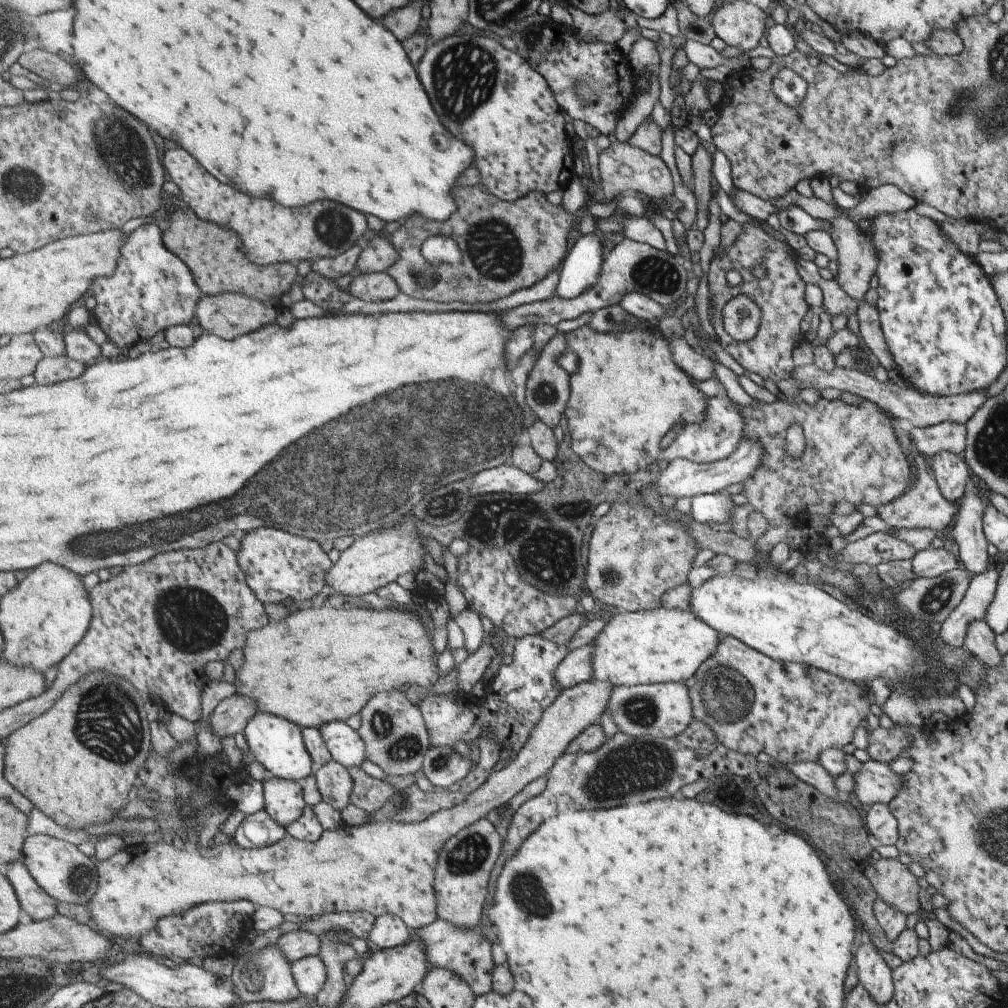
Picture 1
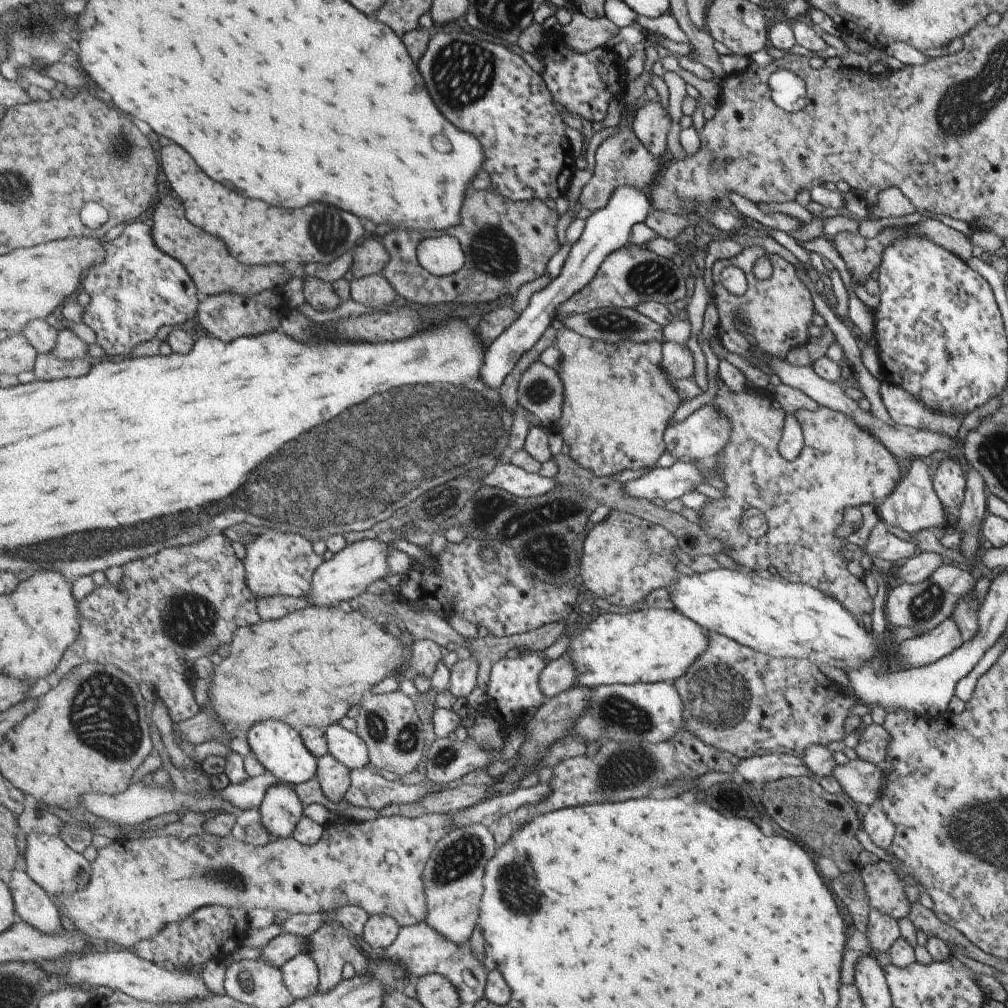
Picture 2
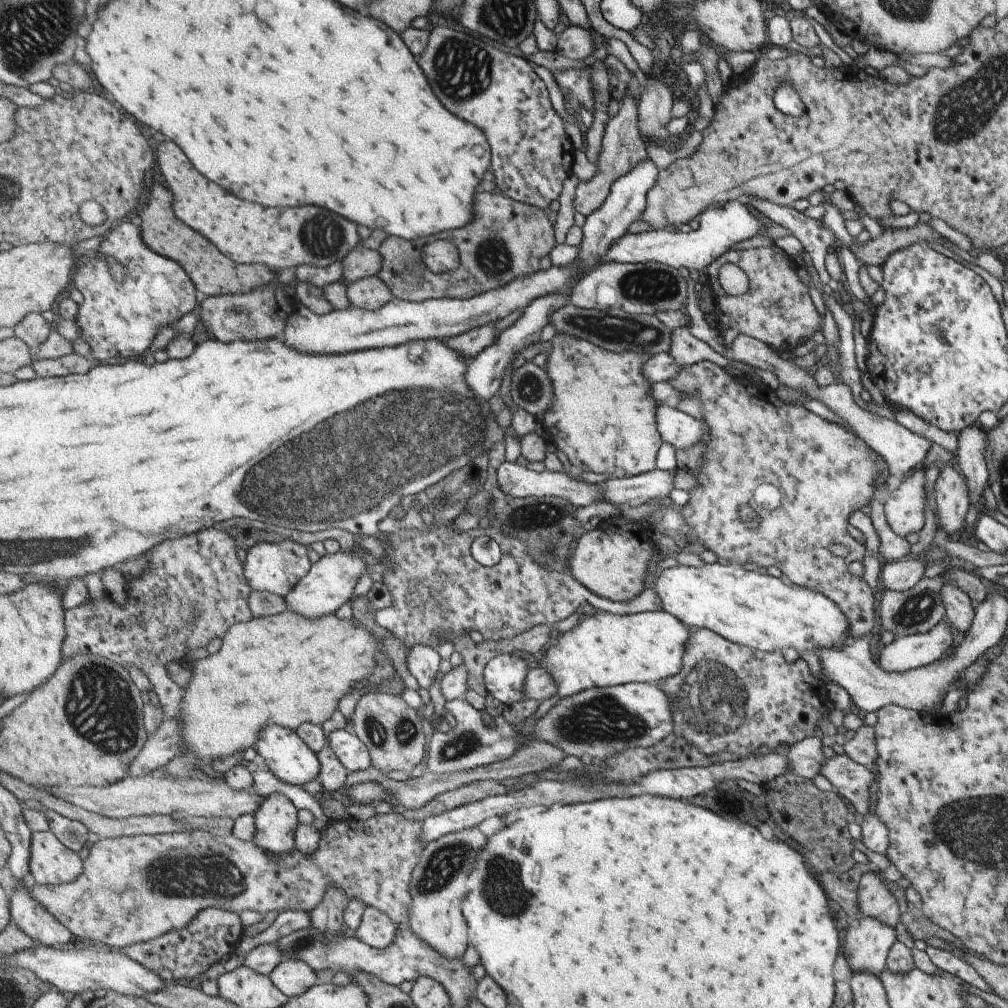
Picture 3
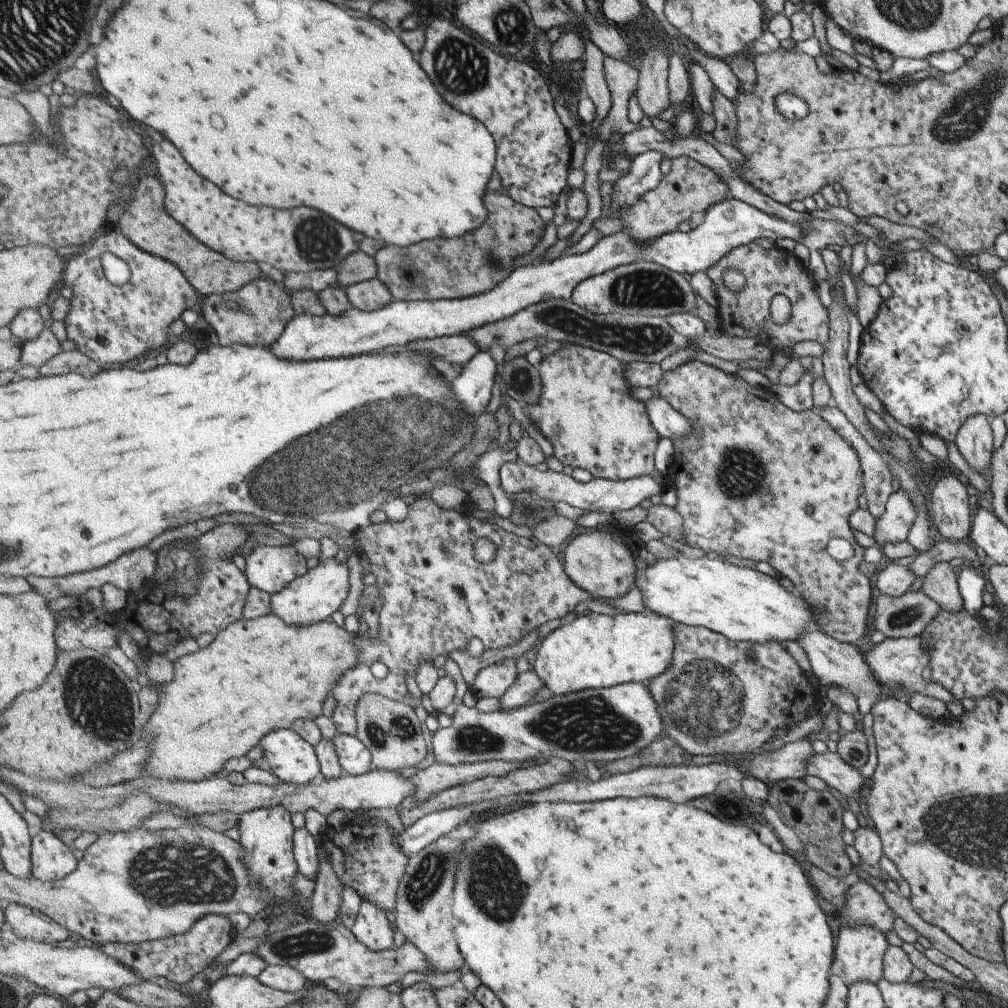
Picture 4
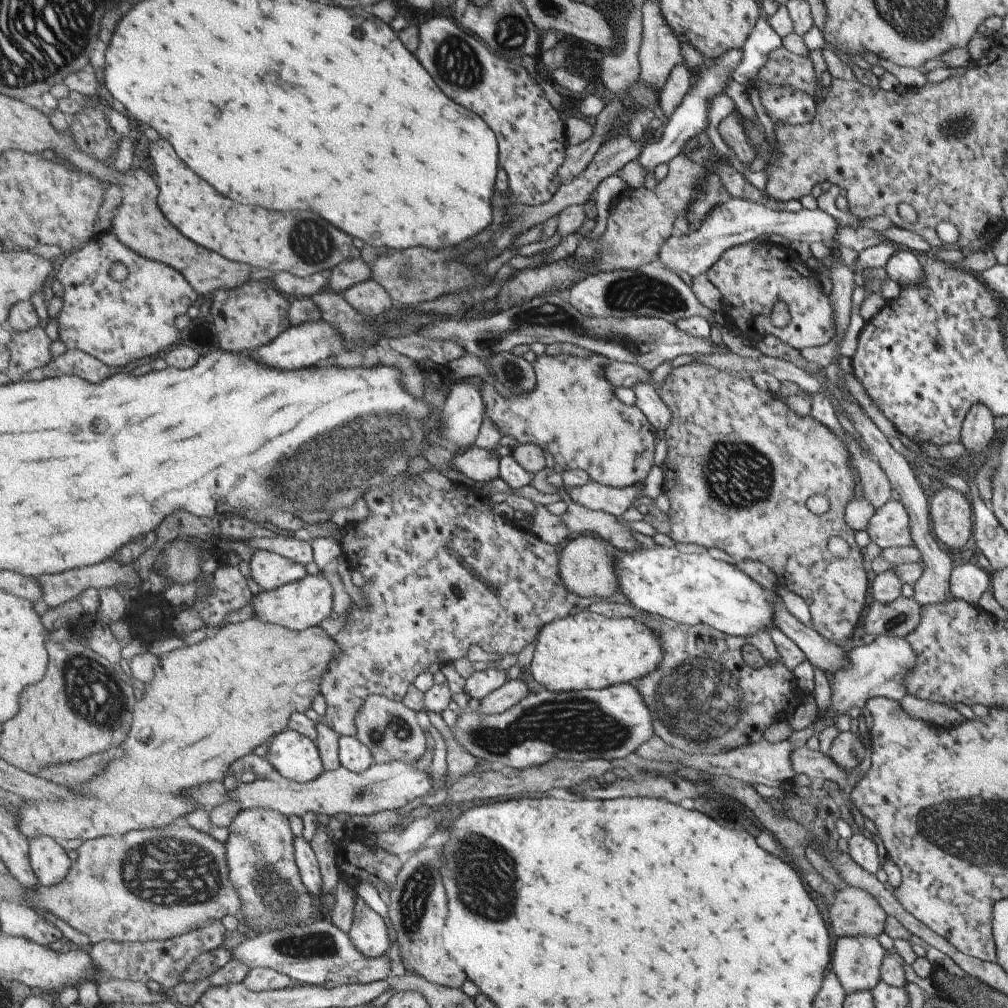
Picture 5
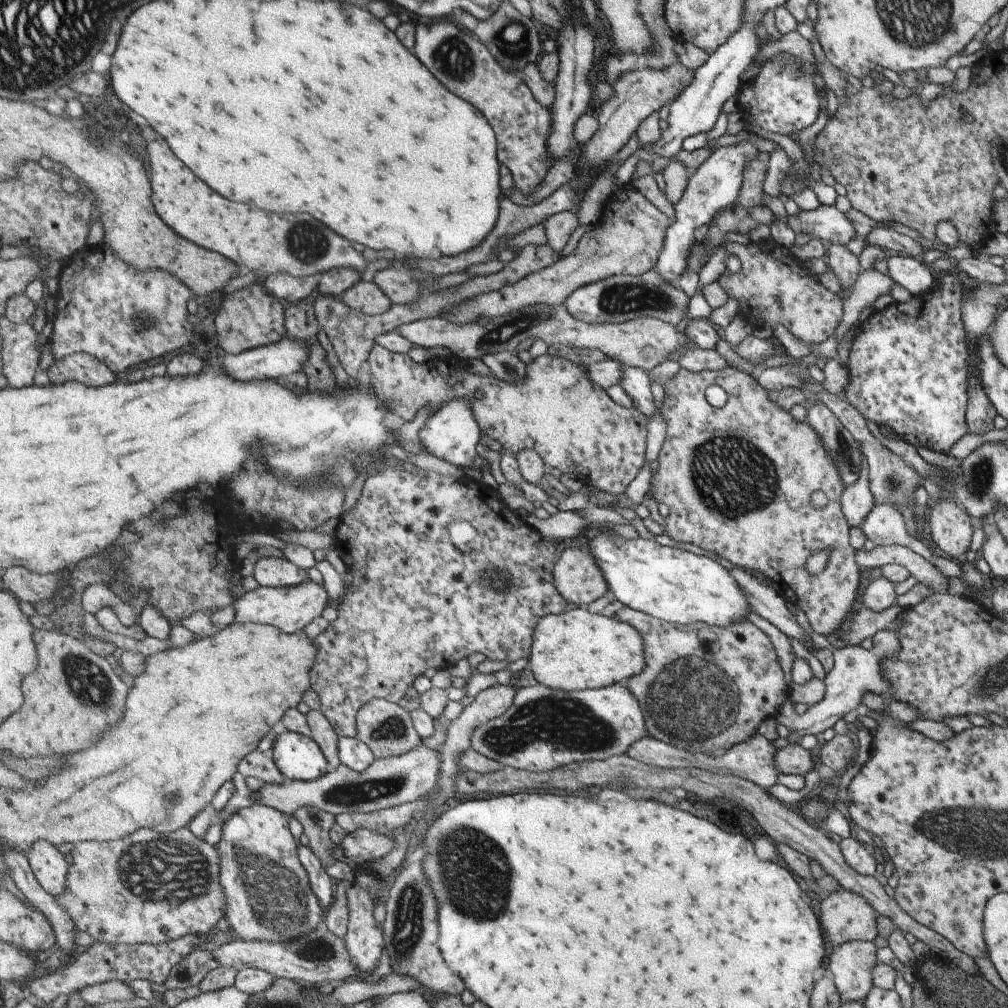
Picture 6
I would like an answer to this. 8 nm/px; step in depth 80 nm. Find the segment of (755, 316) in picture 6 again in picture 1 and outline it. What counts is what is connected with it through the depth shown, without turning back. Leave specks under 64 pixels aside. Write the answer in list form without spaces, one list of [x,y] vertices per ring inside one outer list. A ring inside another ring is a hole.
[[[753,218],[741,224],[741,232],[735,237],[731,246],[726,248],[722,257],[707,260],[708,275],[703,288],[710,295],[712,309],[710,324],[721,348],[744,370],[776,383],[778,380],[790,378],[791,371],[795,367],[792,361],[792,350],[799,341],[805,340],[799,331],[799,322],[803,320],[809,307],[804,301],[806,284],[799,277],[795,263],[792,261],[792,256],[795,257],[793,250],[785,241],[771,238],[759,224],[759,220]],[[756,264],[761,264],[765,268],[765,275],[762,278],[756,278],[751,273]],[[728,270],[738,272],[741,277],[741,282],[736,287],[726,281],[725,273]],[[738,294],[750,296],[761,310],[757,332],[751,340],[745,342],[733,340],[722,325],[724,304]]]

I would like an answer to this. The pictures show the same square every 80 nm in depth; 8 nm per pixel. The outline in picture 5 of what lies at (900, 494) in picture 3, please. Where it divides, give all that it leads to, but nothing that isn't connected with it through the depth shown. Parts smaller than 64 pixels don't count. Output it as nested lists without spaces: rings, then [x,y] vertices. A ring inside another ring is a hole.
[[[894,495],[880,509],[874,510],[865,531],[870,541],[881,549],[912,546],[908,514]]]

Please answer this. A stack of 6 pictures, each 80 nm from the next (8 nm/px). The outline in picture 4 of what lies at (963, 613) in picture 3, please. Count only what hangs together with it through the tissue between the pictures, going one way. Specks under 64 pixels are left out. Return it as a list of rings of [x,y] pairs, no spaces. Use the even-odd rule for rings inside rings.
[[[935,563],[925,574],[920,589],[931,597],[940,609],[958,613],[963,609],[956,581],[957,571],[948,563]]]

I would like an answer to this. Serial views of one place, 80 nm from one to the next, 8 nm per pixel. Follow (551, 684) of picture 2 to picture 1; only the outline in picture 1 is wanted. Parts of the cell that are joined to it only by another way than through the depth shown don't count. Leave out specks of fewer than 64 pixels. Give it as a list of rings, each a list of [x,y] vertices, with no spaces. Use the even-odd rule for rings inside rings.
[[[587,643],[569,653],[556,670],[558,683],[565,689],[591,681],[594,678],[596,644]]]

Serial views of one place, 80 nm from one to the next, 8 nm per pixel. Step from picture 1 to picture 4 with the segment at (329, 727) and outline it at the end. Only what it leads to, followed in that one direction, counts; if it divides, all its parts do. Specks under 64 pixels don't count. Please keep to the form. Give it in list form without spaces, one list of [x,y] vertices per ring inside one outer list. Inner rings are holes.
[[[336,733],[333,740],[335,740],[342,767],[347,774],[364,775],[373,769],[372,752],[359,740],[359,737]]]

